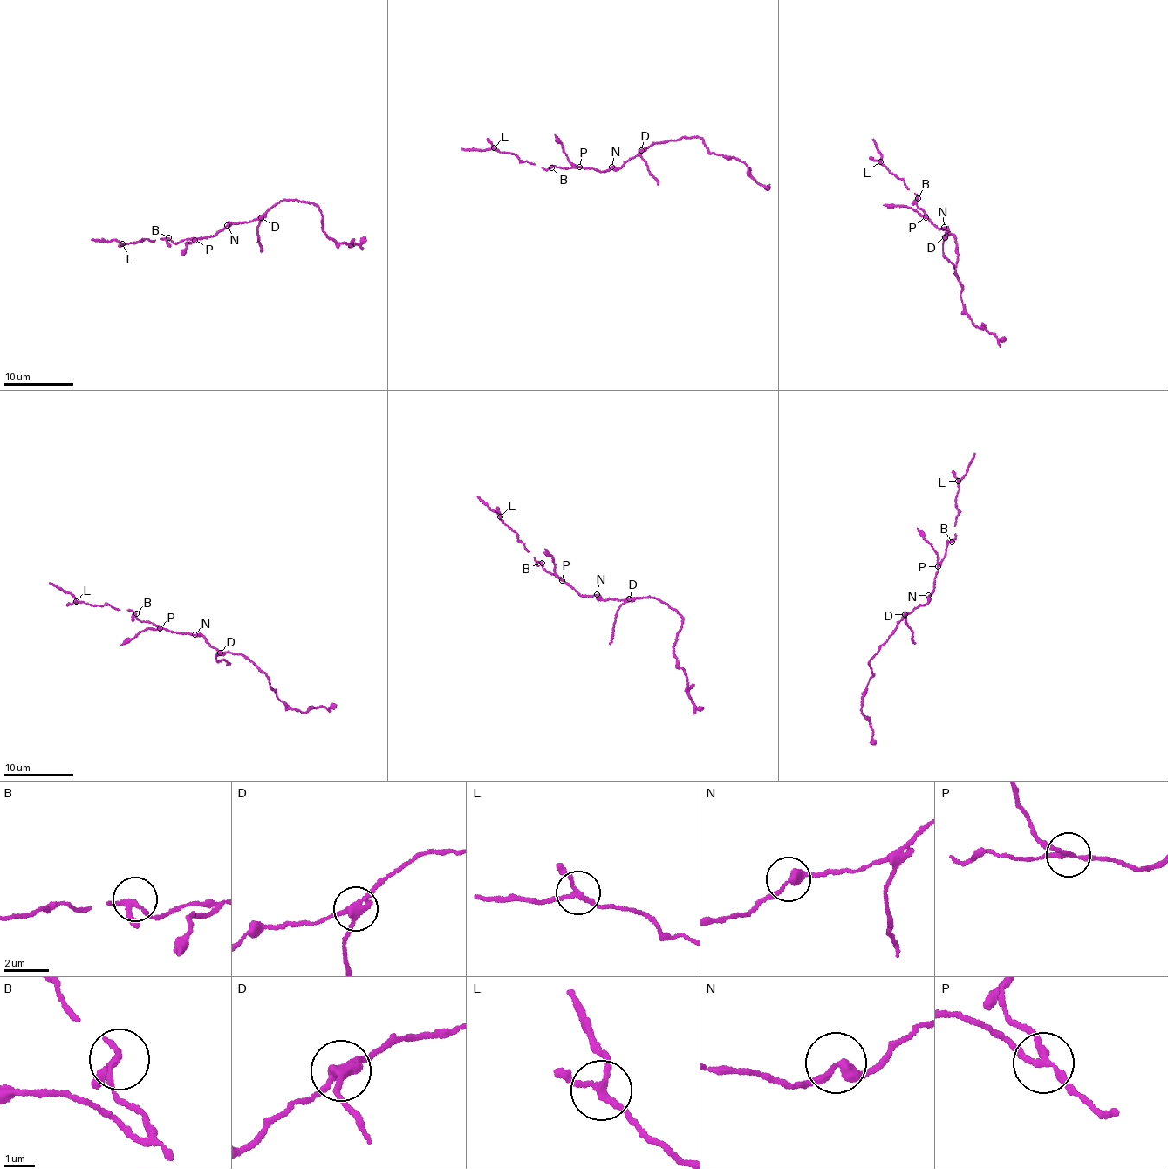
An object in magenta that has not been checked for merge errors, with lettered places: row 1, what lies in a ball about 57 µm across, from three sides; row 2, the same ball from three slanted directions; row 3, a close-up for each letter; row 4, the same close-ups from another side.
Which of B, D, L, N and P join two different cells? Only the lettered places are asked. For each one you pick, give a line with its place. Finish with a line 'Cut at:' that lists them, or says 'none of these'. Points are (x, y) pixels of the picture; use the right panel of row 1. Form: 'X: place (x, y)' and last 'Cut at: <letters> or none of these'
D: place (945, 237)
P: place (925, 217)
Cut at: D, P

